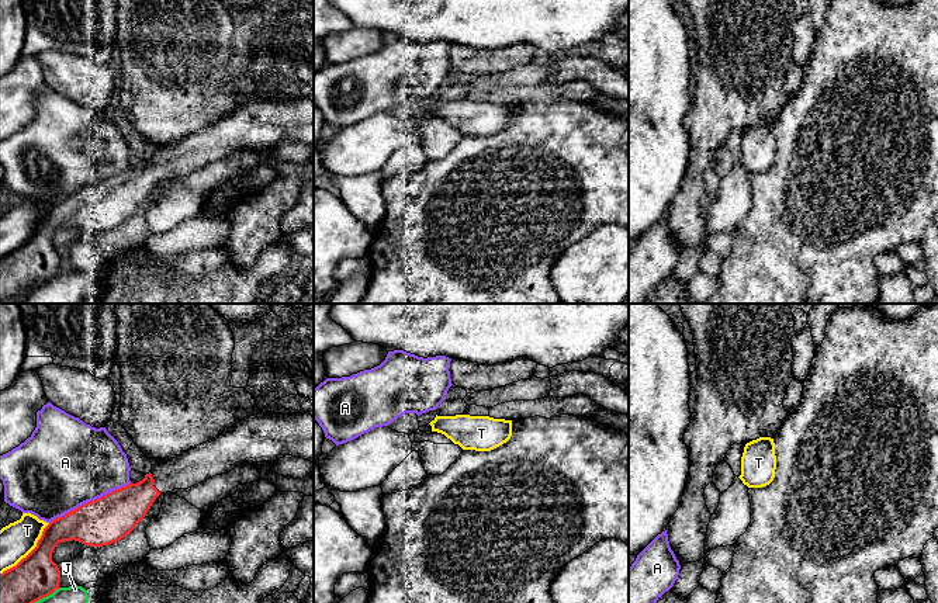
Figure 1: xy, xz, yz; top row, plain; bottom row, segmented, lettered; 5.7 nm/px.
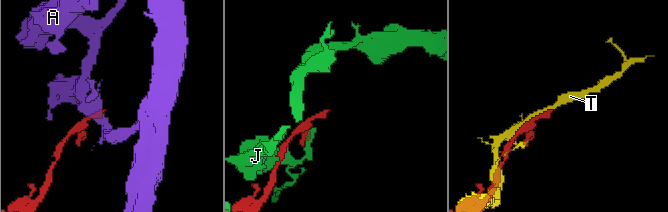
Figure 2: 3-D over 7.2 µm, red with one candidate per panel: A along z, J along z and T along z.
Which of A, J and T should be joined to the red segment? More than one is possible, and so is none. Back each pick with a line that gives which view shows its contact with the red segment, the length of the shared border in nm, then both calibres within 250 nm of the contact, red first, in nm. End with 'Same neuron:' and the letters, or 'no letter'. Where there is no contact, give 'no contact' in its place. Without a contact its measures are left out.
Same neuron: no letter

